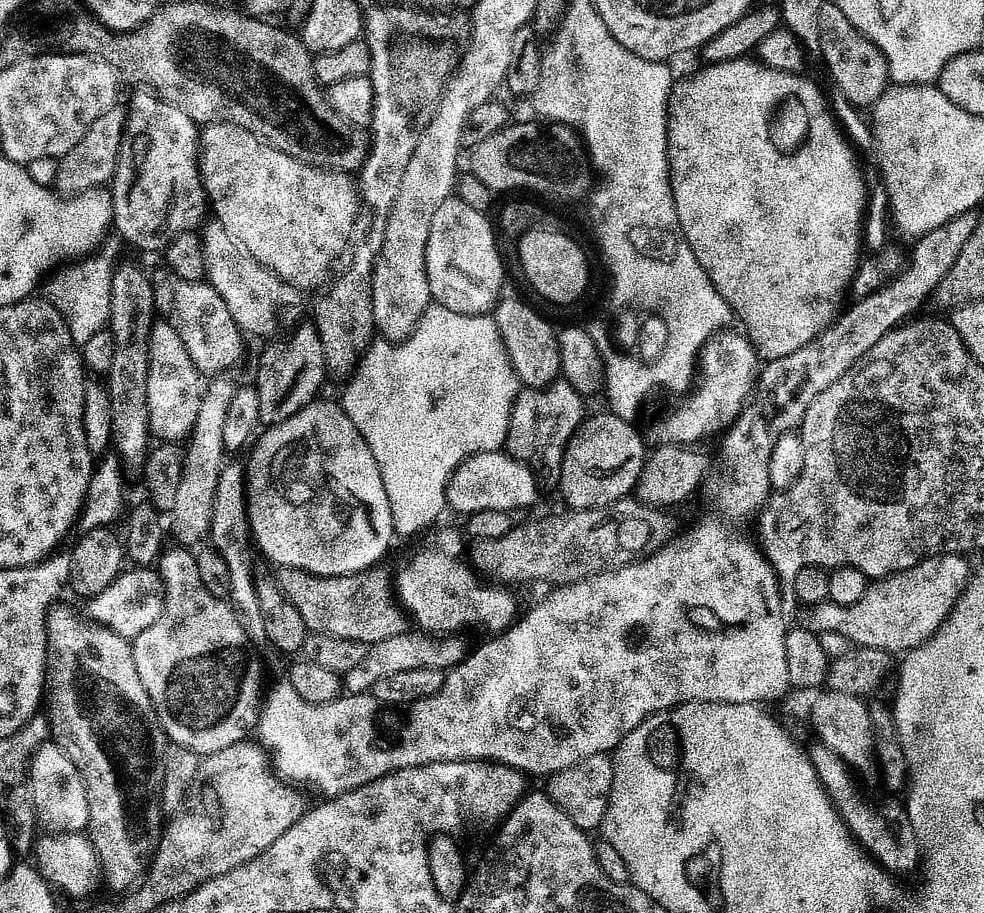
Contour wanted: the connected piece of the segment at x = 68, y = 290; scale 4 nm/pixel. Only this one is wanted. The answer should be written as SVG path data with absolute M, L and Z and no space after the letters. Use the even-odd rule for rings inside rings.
M102 252L97 253L67 267L70 269L66 272L67 276L61 278L60 284L44 293L48 302L63 315L77 345L85 346L109 325L115 266L116 261L112 257L104 256Z

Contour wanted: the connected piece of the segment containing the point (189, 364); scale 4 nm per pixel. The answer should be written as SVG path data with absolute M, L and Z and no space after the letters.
M157 323L152 331L150 345L148 376L150 433L157 441L180 444L187 441L195 430L207 394L209 379L200 368L194 366L186 344L172 323Z

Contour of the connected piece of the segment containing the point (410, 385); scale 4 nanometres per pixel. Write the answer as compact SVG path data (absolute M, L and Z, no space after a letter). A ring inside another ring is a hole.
M488 316L484 324L456 324L456 332L452 332L452 336L456 336L456 348L428 348L428 352L432 352L432 356L428 356L428 360L416 360L416 364L408 364L408 352L412 352L412 344L416 344L414 335L400 343L385 340L375 341L366 355L361 357L361 361L357 365L357 369L364 372L364 400L352 400L352 389L349 386L343 389L340 398L344 412L354 422L355 428L362 434L363 440L367 442L374 454L375 461L378 462L380 473L384 478L387 497L390 498L391 502L395 533L399 537L400 535L414 536L428 527L428 529L431 529L438 522L436 520L447 509L448 484L457 469L465 461L472 456L478 456L484 452L497 452L505 447L514 404L524 390L524 385L521 383L518 373L514 371L509 352L506 350L504 340L501 338L500 328L493 317ZM464 336L476 336L476 340L472 340L472 344L464 344ZM368 356L376 356L376 360L372 360L372 368L368 368Z

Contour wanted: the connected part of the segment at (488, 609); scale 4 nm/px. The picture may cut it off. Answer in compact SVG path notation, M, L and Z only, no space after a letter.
M439 528L431 533L428 545L414 553L412 561L401 570L400 580L398 576L400 607L420 632L432 637L455 637L464 634L467 628L485 628L488 634L508 631L518 620L516 596L512 593L515 591L492 582L482 584L477 571L464 562L463 538L452 528Z

